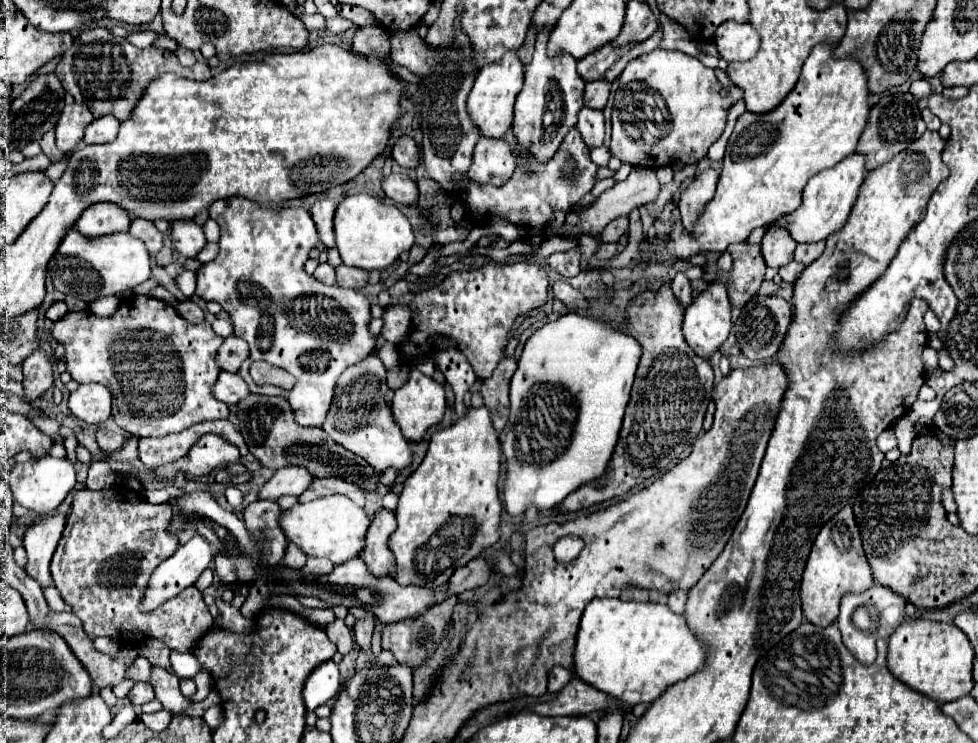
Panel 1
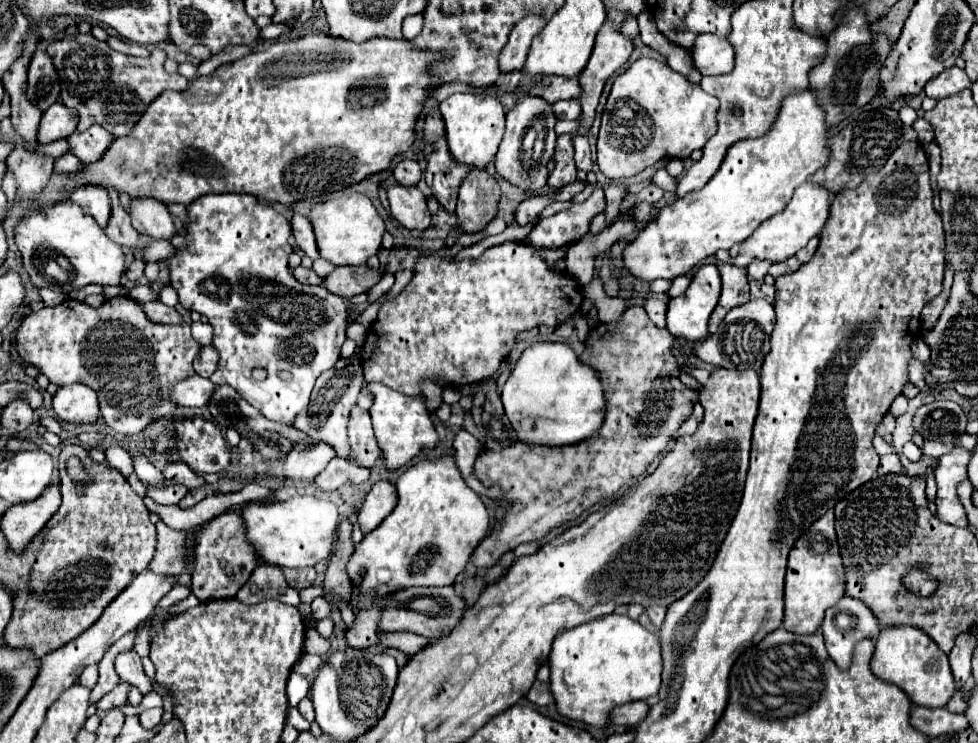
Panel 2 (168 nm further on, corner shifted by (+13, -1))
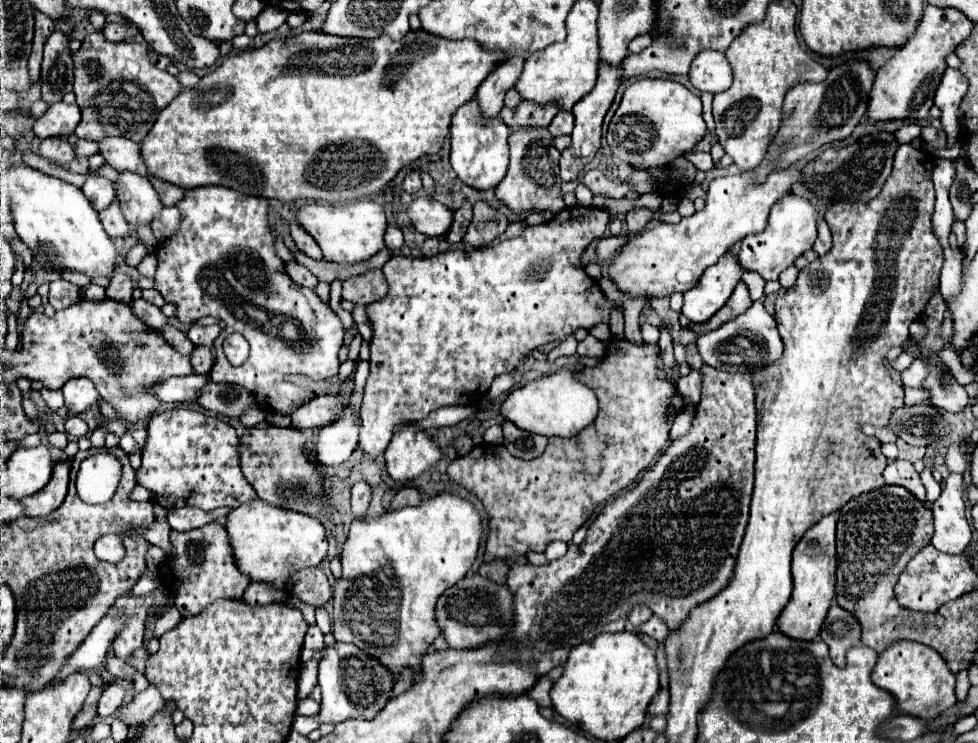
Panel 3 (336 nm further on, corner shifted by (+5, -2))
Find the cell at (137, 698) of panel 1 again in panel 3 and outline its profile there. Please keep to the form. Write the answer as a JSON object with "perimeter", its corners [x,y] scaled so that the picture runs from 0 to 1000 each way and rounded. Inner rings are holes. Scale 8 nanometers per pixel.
{"perimeter":[[[115,917],[100,943],[100,962],[102,965],[117,962],[127,949],[127,938],[129,938],[129,927],[123,919]]]}

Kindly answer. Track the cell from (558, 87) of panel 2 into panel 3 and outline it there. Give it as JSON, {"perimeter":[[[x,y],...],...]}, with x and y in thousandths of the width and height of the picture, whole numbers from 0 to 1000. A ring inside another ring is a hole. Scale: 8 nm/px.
{"perimeter":[[[532,136],[530,144],[521,147],[521,144],[513,144],[511,157],[517,163],[517,168],[521,171],[540,171],[540,168],[548,168],[548,171],[558,171],[562,168],[562,163],[566,160],[566,155],[573,147],[569,144],[569,139],[560,139],[558,144],[552,144],[552,139],[538,139]]]}

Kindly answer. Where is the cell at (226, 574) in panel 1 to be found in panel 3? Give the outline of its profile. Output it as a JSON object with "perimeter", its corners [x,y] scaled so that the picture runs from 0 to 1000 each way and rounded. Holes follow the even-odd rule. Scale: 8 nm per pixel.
{"perimeter":[[[213,704],[204,712],[196,712],[190,717],[176,715],[174,725],[178,734],[178,750],[170,752],[164,771],[170,790],[178,790],[178,814],[182,817],[186,830],[198,830],[207,825],[221,806],[247,806],[249,793],[258,785],[258,779],[245,771],[229,707]]]}

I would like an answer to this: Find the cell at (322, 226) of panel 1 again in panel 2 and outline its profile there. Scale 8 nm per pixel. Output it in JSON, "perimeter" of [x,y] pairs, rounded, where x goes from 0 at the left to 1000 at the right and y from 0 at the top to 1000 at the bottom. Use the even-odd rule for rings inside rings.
{"perimeter":[[[301,288],[299,291],[299,315],[303,320],[303,328],[305,334],[317,347],[317,350],[323,350],[327,342],[325,342],[325,334],[323,334],[323,320],[321,320],[321,310],[319,310],[319,301],[315,293],[307,291],[307,288]]]}

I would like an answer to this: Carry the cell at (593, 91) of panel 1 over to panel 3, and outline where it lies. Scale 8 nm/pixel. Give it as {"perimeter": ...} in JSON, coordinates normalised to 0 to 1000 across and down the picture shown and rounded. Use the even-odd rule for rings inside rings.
{"perimeter":[[[571,149],[571,155],[560,168],[560,174],[562,174],[562,179],[566,184],[571,184],[571,182],[583,182],[585,171],[587,171],[587,155],[585,155],[585,149]]]}

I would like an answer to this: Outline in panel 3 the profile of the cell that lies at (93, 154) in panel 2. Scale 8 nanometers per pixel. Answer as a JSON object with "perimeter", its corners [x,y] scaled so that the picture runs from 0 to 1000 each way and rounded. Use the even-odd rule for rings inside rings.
{"perimeter":[[[102,187],[100,206],[119,230],[133,230],[139,236],[149,236],[149,222],[143,211],[143,195],[133,187]]]}

